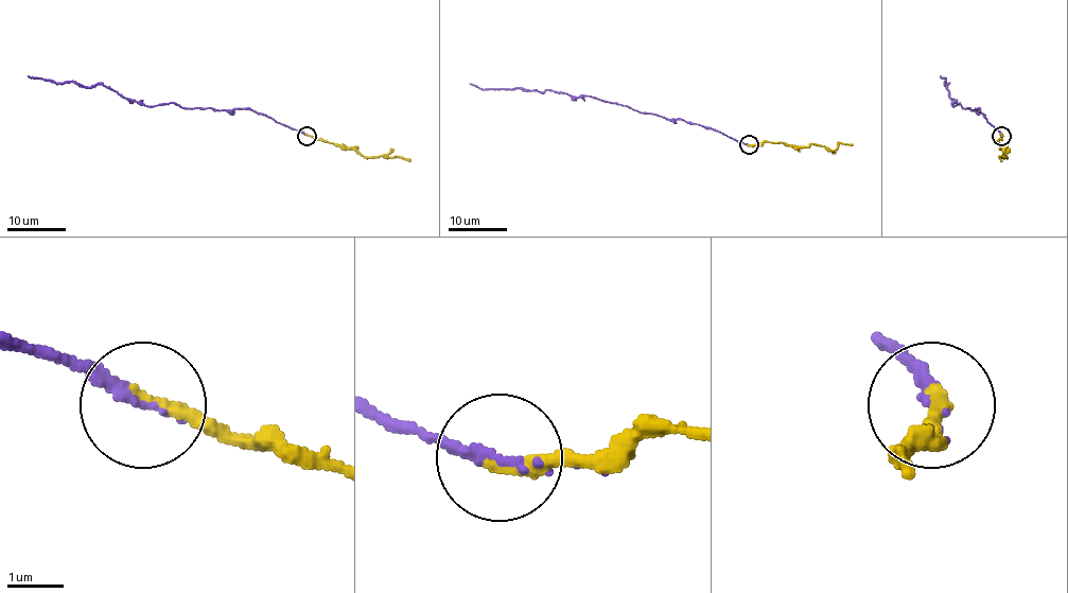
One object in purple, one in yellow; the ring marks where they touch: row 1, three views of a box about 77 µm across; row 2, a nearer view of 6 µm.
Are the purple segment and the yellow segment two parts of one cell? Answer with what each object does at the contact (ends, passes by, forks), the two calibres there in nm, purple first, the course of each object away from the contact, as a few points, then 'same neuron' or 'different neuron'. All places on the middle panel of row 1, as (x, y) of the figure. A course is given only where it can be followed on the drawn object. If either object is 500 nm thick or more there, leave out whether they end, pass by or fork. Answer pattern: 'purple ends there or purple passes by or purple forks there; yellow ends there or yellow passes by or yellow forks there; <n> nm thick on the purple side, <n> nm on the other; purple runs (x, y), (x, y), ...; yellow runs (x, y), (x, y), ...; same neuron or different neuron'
purple ends there; yellow ends there; 220 nm thick on the purple side, 280 nm on the other; purple runs (749, 144), (694, 123), (641, 114), (582, 96), (571, 97), (563, 92), (514, 88), (480, 89), (469, 84); yellow runs (749, 144), (768, 141), (794, 145), (820, 144), (834, 150), (840, 143), (852, 145); same neuron

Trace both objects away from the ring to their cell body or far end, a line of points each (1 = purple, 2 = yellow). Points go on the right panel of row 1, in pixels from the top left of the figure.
1: (1000, 135), (980, 109), (964, 108), (959, 103), (951, 105), (946, 79), (940, 75)
2: (1000, 135), (998, 142), (1002, 146), (1000, 157), (1007, 157), (999, 157), (1002, 161)

